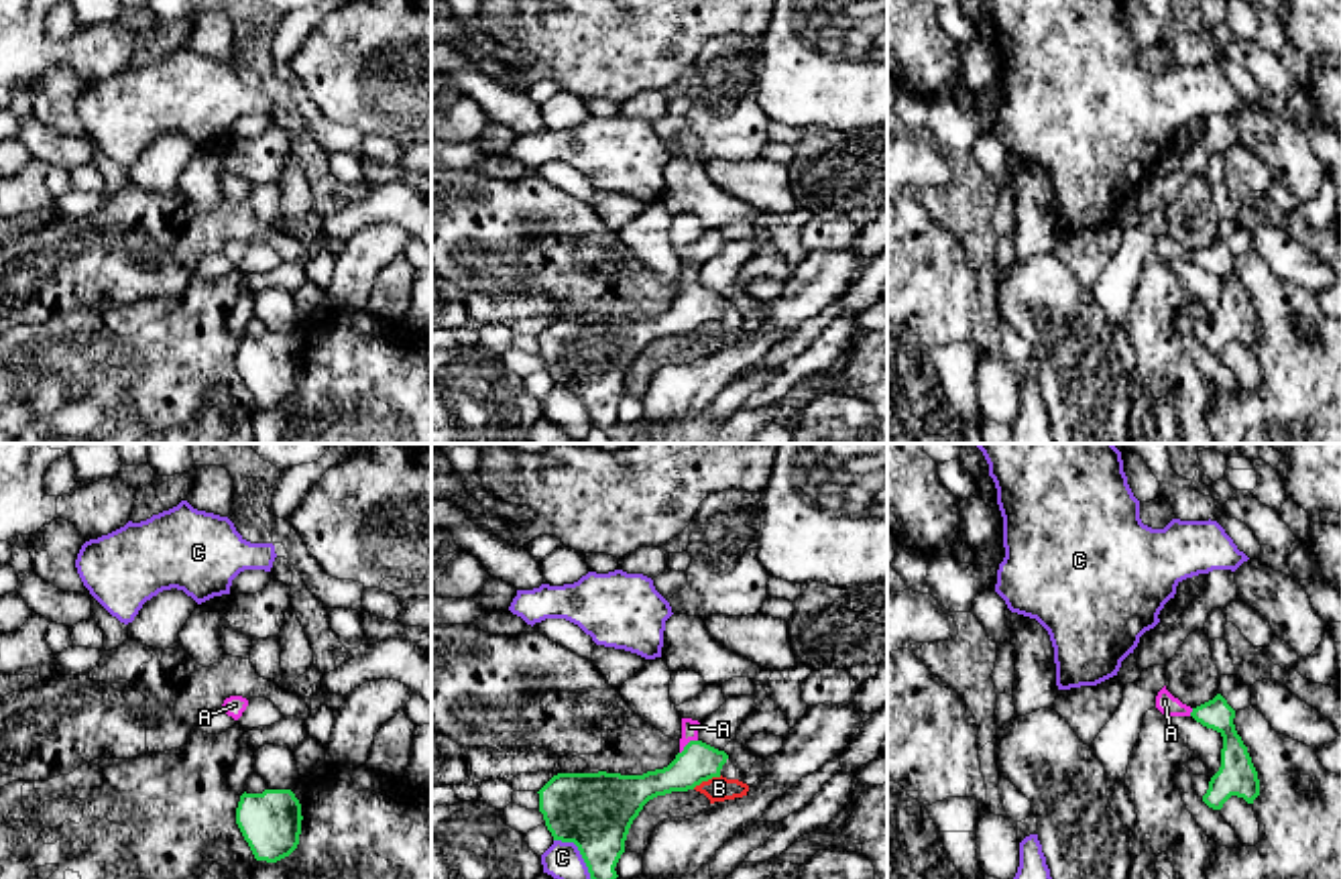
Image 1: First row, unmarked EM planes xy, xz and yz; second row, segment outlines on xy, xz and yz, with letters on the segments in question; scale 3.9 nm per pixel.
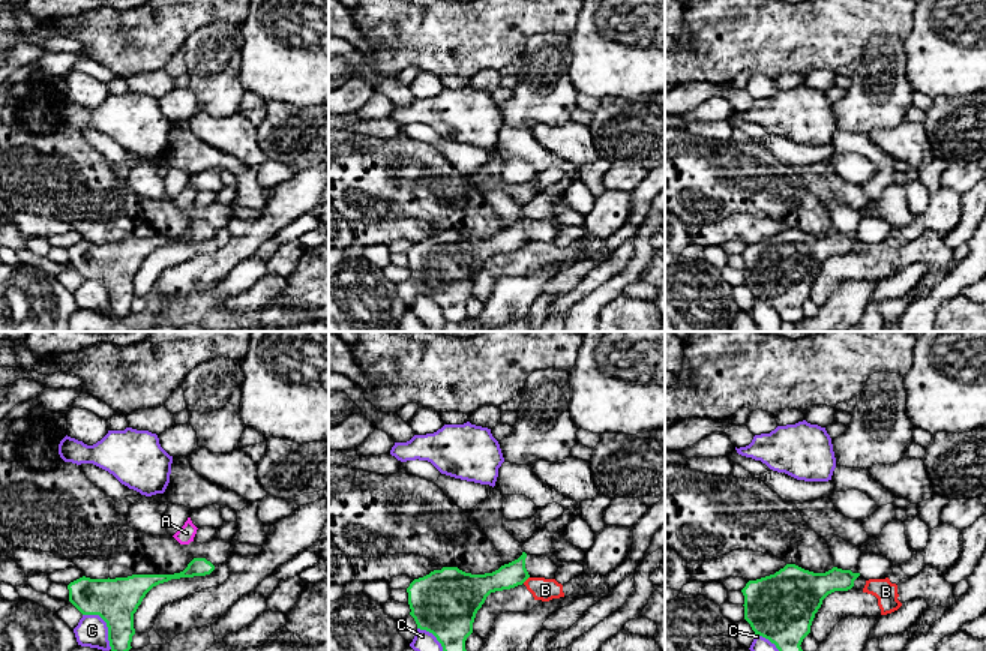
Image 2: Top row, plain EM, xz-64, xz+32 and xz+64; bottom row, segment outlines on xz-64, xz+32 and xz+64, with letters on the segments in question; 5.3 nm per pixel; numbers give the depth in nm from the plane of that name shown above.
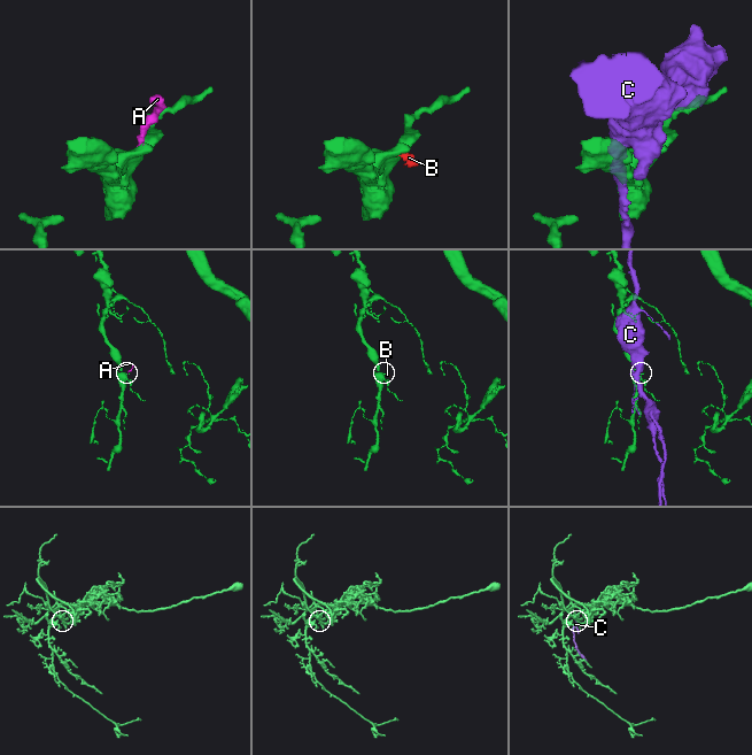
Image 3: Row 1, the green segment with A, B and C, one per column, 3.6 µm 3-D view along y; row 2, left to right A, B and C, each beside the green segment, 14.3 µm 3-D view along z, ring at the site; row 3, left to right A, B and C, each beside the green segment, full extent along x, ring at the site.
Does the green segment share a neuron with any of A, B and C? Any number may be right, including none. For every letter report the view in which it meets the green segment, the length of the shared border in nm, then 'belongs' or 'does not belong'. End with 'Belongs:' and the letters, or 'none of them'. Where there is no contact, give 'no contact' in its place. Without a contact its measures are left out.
A: contact in xz; length 90 nm; belongs
B: contact in xz; length 130 nm; does not belong
C: contact in xz; length 220 nm; does not belong
Belongs: A

